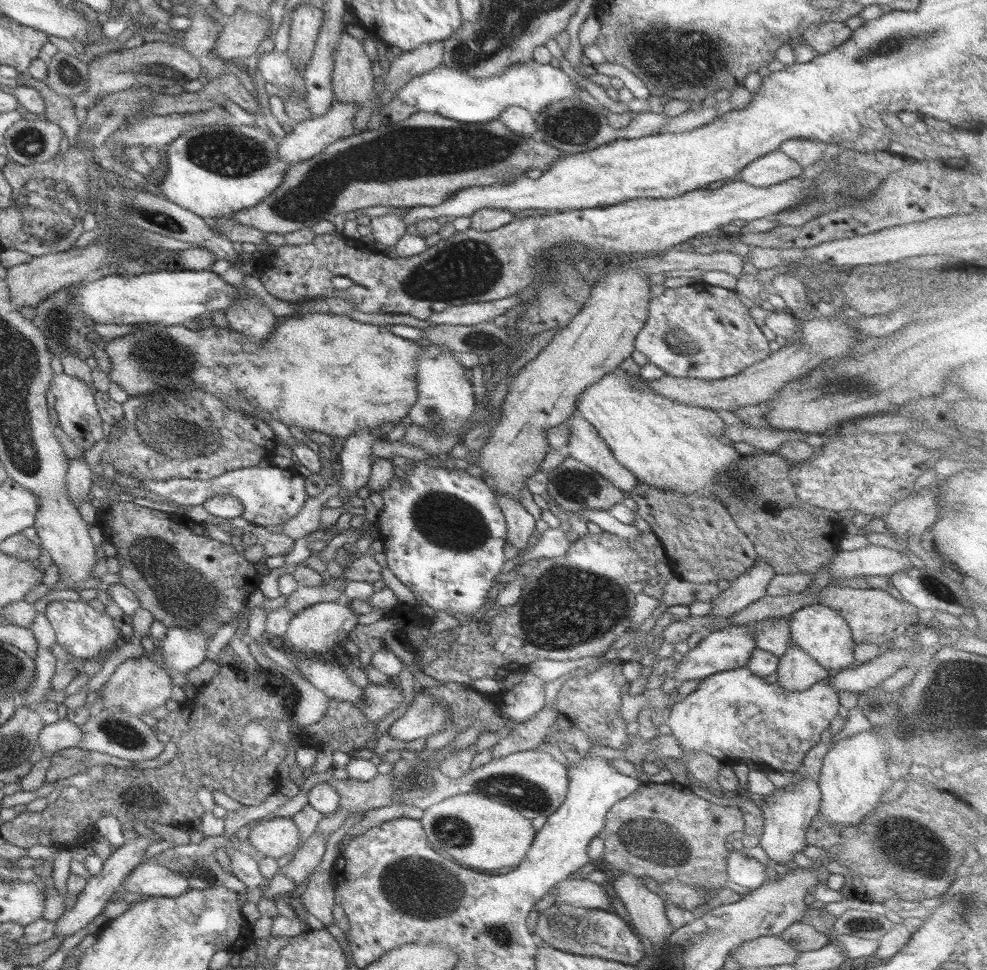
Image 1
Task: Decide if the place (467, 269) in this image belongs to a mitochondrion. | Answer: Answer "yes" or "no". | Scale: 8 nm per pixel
yes

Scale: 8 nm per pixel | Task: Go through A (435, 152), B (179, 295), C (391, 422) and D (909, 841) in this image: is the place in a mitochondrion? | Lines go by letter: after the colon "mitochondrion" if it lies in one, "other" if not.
A: mitochondrion
B: other
C: other
D: mitochondrion

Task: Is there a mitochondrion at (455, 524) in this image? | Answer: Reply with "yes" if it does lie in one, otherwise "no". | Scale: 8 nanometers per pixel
yes

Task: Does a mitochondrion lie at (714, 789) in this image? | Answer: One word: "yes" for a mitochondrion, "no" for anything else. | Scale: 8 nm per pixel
no

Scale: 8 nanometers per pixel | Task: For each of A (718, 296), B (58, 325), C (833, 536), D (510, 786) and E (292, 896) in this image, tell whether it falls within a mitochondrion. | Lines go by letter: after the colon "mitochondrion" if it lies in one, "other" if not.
A: other
B: mitochondrion
C: other
D: mitochondrion
E: other

